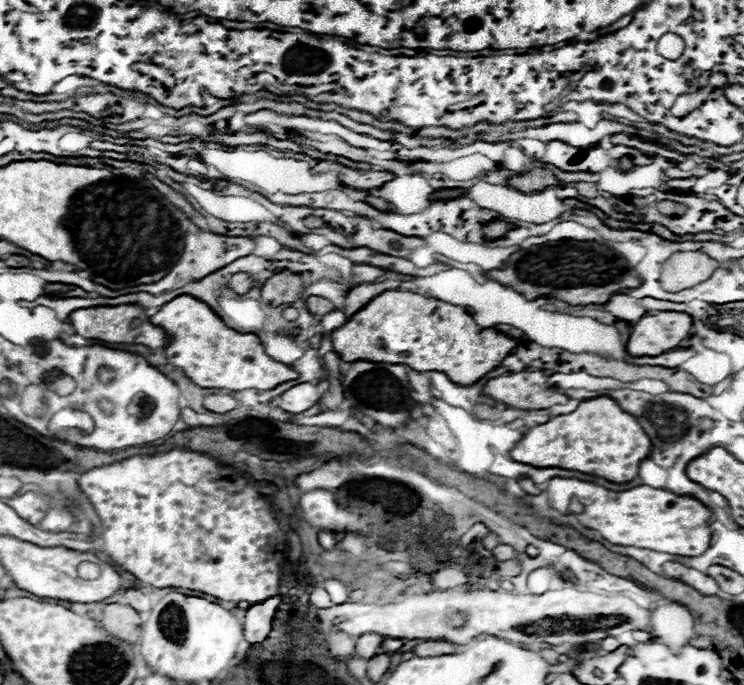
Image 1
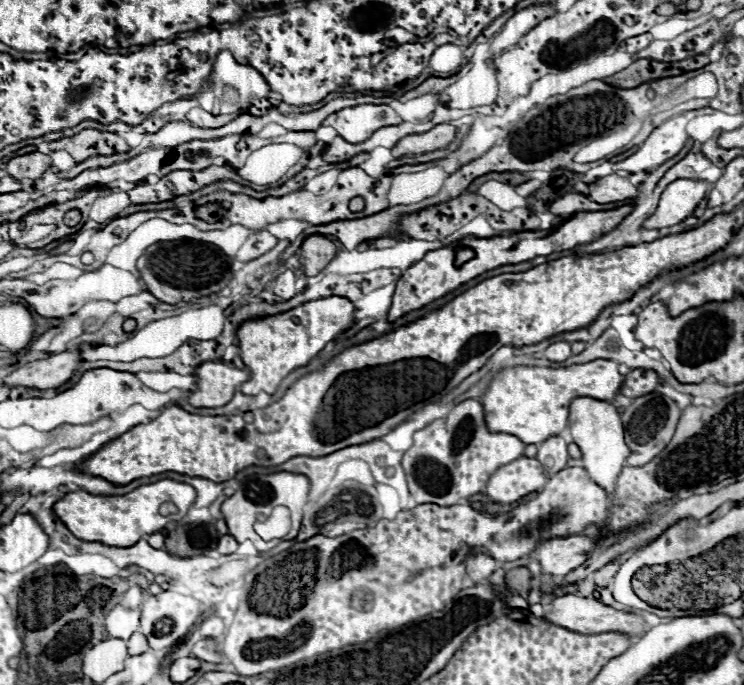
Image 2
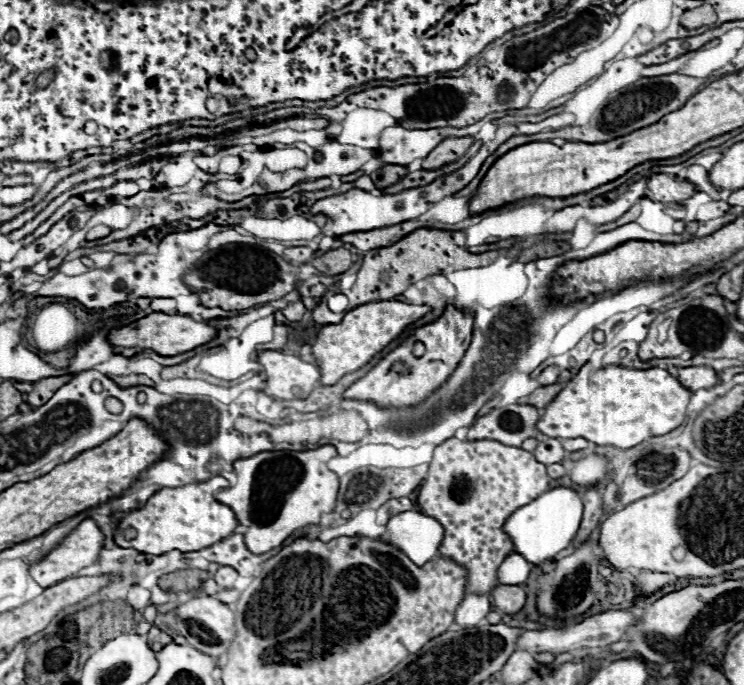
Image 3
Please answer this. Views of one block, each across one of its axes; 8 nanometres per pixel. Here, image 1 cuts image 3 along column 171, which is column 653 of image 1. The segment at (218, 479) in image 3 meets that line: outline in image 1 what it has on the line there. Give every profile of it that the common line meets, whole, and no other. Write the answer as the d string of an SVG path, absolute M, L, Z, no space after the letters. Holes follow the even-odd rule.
M552 478L548 480L544 492L550 508L562 514L568 514L570 502L578 500L584 506L584 512L576 514L578 522L600 532L600 536L610 540L612 544L636 546L674 556L698 556L710 546L710 510L696 498L676 496L672 492L650 486L612 492L598 484L582 482L576 478Z

